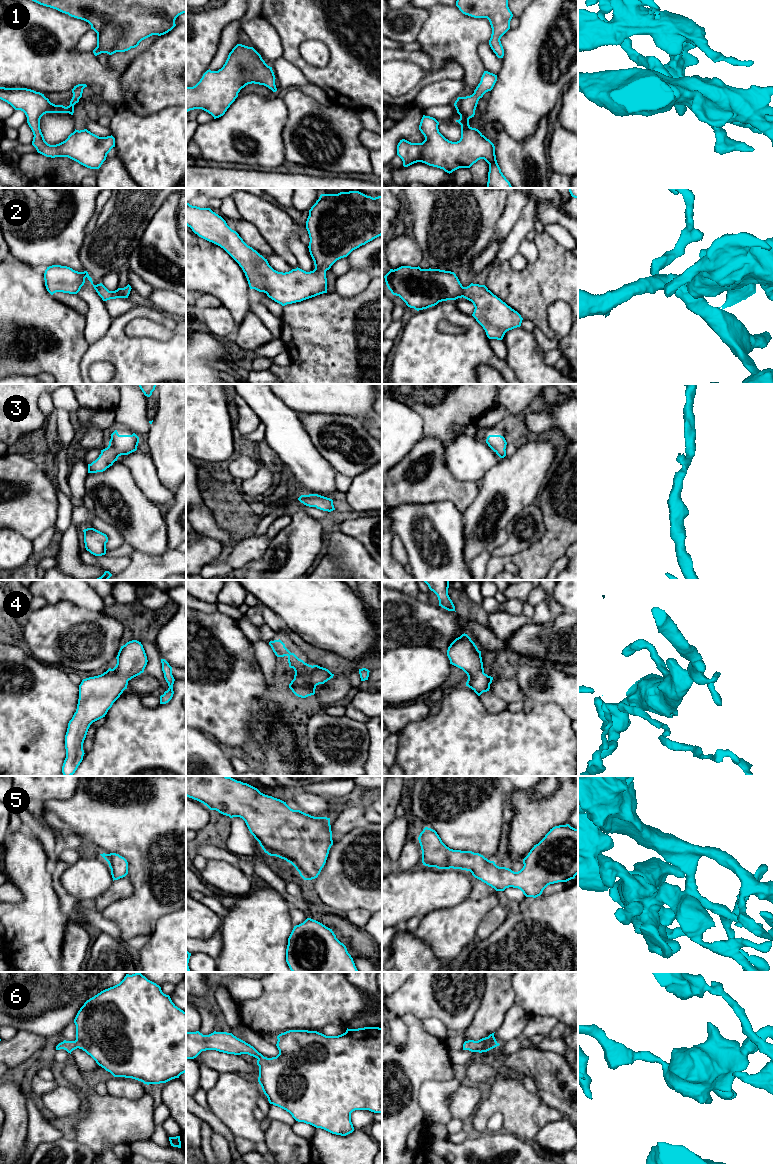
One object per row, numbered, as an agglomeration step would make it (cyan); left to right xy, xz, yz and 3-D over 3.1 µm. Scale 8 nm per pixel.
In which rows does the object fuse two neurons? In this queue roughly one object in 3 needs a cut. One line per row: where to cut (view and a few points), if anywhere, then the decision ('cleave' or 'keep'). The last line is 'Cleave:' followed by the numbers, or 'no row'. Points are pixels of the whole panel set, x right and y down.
1: cut none; keep
2: cut none; keep
3: cut none; keep
4: cut none; keep
5: cut none; keep
6: cut none; keep
Cleave: no row

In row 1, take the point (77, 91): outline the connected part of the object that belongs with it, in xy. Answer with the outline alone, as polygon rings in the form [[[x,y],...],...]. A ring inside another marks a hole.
[[[78,84],[72,89],[70,105],[55,105],[44,94],[27,88],[0,87],[0,99],[10,104],[15,110],[21,110],[27,117],[27,123],[33,132],[32,145],[37,152],[46,157],[68,157],[79,164],[99,169],[107,154],[115,147],[115,138],[99,137],[87,129],[76,130],[68,138],[56,145],[48,144],[40,129],[40,119],[46,113],[69,113],[73,115],[74,105],[82,97],[86,84]]]

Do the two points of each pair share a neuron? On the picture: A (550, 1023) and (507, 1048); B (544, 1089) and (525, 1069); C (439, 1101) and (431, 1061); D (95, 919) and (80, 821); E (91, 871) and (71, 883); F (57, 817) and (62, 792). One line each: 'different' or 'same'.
A: same
B: same
C: different
D: different
E: same
F: different

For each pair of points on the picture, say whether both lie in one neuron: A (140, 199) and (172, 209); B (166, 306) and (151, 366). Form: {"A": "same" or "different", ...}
{"A": "different", "B": "different"}

